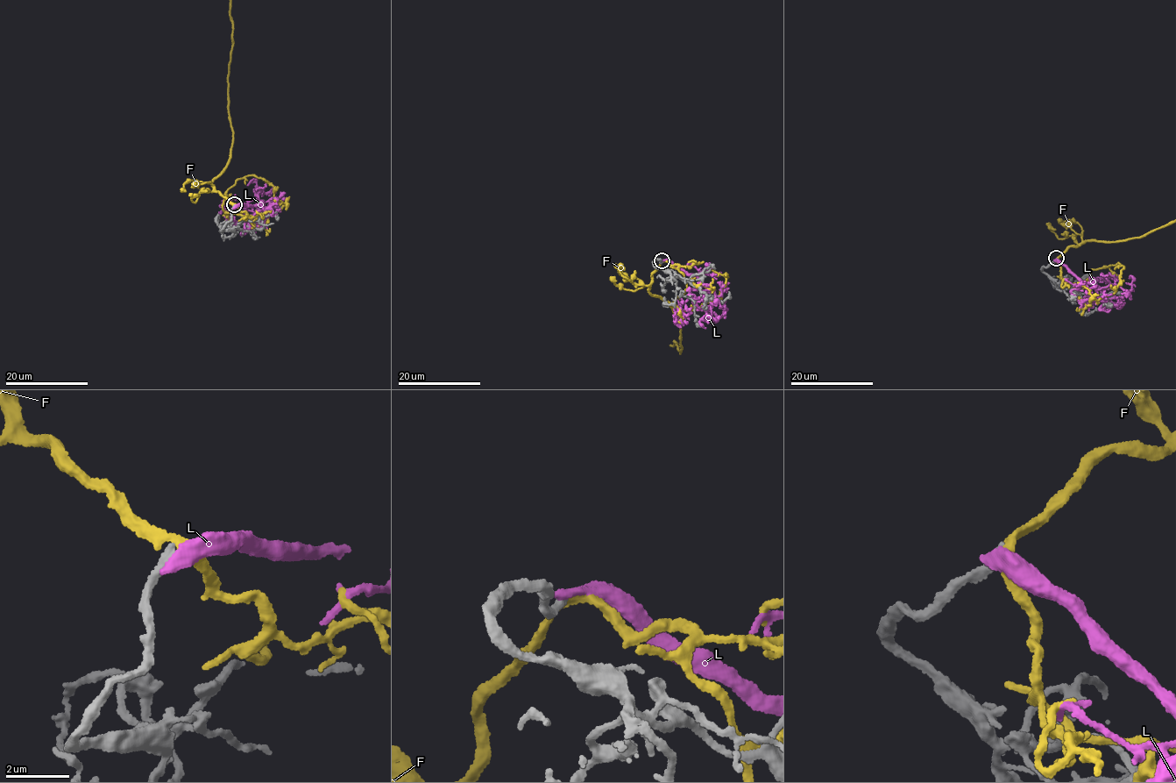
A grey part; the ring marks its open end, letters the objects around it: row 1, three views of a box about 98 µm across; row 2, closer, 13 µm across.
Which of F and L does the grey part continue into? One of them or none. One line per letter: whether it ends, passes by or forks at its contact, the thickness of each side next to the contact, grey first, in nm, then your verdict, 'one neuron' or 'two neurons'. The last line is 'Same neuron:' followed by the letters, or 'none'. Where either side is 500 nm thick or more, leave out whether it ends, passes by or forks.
F: it passes by; 280 nm thick on the grey side, 280 nm on the other; two neurons
L: it ends there; 320 nm thick on the grey side, 400 nm on the other; two neurons
Same neuron: none

